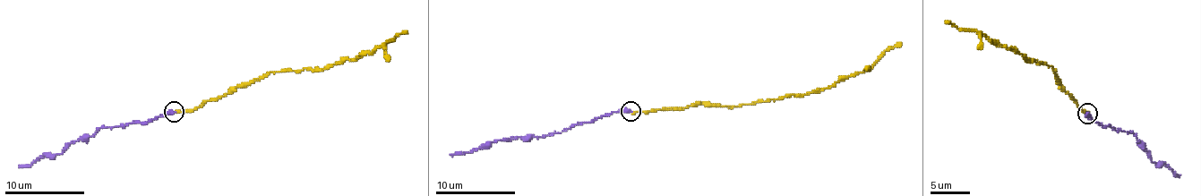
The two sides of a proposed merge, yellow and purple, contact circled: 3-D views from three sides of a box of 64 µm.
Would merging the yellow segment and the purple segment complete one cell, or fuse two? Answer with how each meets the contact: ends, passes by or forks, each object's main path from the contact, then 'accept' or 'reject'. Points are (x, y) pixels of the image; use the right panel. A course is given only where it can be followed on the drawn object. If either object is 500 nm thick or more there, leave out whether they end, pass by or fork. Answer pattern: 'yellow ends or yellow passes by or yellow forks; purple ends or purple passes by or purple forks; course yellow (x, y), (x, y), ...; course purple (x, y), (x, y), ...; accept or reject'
yellow ends; purple ends; course yellow (1087, 114), (1082, 111), (1073, 97), (1060, 89), (1050, 66), (1023, 58), (1009, 47), (945, 21); course purple (1087, 114), (1096, 123), (1134, 133), (1152, 162), (1163, 164), (1179, 177); accept

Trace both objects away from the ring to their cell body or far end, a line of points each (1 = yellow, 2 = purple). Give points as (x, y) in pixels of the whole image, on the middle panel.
1: (631, 112), (673, 109), (698, 104), (739, 104), (828, 88), (854, 76), (901, 42)
2: (630, 112), (605, 114), (589, 122), (571, 124), (561, 132), (510, 137), (462, 154), (450, 154)

